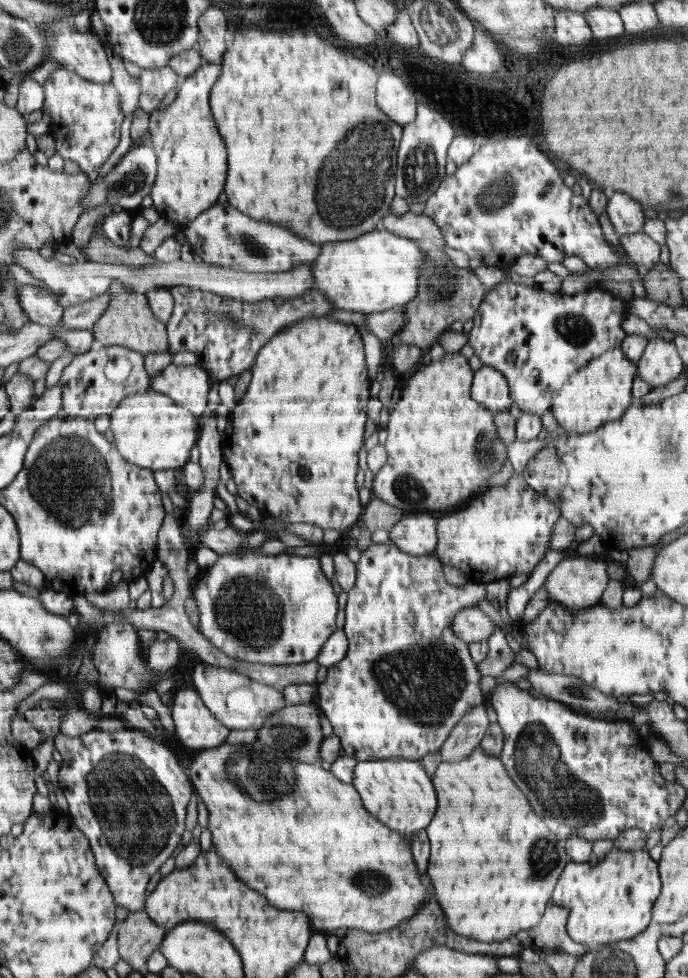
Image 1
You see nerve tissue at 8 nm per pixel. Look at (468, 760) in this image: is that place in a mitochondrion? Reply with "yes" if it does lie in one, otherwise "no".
no

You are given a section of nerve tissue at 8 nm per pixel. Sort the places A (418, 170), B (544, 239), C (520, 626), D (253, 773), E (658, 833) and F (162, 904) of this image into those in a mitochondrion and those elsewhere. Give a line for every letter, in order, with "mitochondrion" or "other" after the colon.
A: mitochondrion
B: other
C: other
D: mitochondrion
E: other
F: other

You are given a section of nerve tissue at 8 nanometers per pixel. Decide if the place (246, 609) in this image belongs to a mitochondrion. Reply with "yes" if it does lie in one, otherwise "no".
yes

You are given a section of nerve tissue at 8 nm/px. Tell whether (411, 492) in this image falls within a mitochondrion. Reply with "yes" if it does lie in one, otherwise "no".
yes

